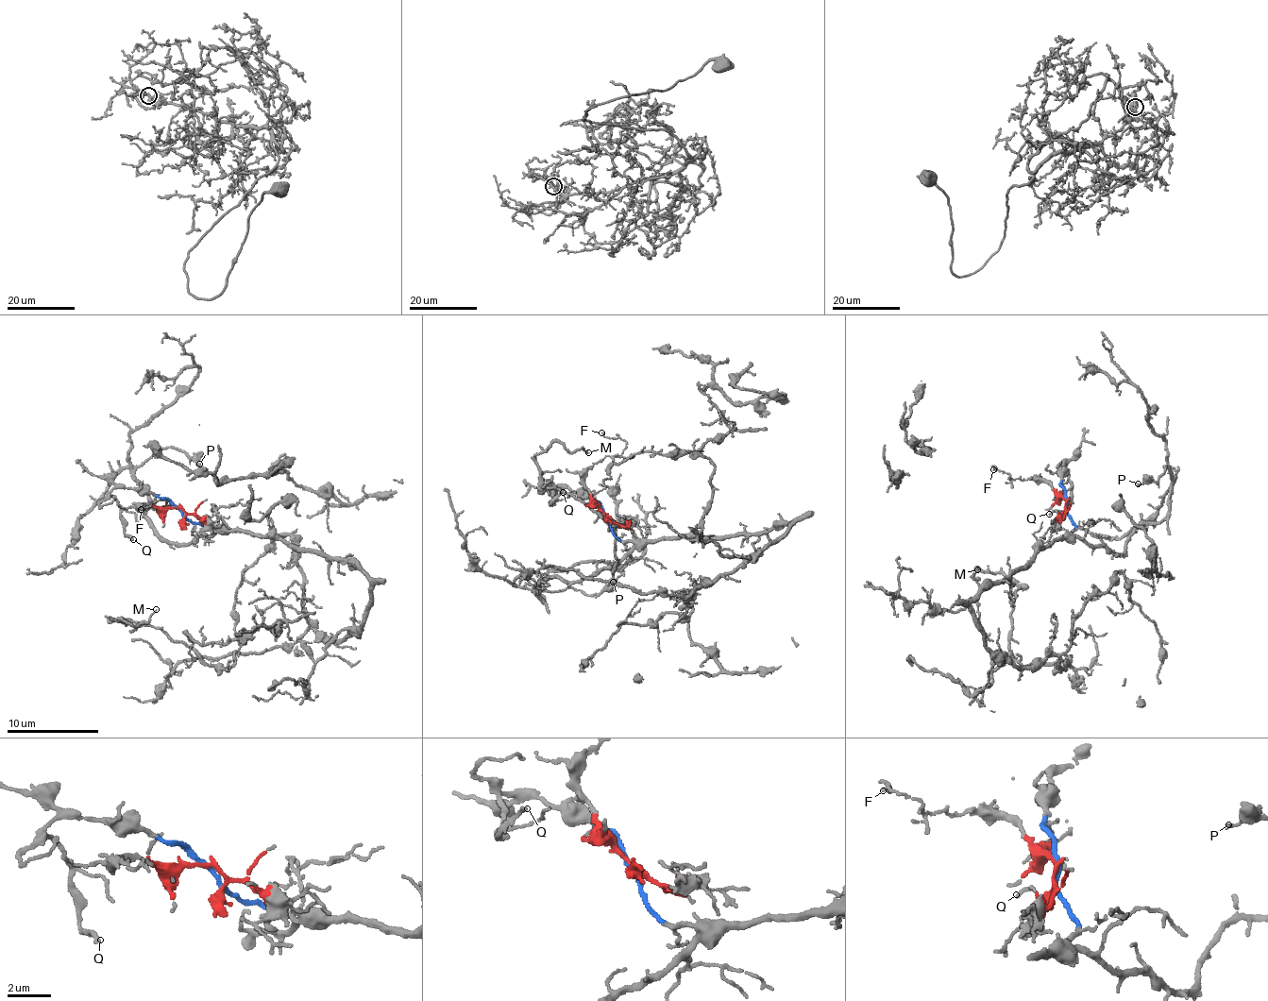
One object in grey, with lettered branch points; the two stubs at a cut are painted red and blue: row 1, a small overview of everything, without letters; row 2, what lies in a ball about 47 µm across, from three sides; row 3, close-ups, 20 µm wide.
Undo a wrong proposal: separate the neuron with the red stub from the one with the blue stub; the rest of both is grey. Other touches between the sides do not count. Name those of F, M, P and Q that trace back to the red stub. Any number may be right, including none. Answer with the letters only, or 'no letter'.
F

